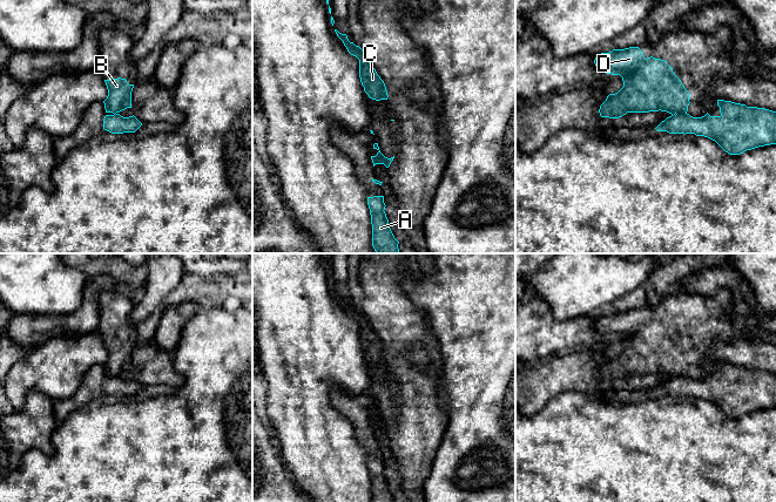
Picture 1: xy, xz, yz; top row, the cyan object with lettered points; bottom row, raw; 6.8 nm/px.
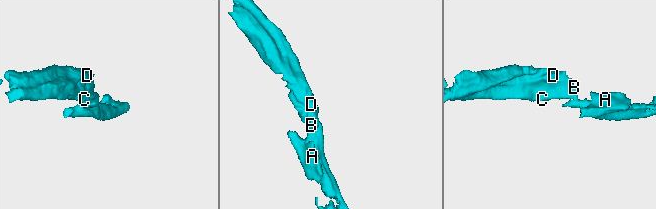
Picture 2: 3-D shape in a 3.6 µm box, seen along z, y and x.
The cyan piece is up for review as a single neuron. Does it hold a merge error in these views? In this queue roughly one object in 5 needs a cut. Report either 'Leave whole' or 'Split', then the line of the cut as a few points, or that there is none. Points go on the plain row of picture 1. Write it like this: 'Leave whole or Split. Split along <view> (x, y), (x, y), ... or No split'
Split. Split along yz (686, 375), (676, 377)

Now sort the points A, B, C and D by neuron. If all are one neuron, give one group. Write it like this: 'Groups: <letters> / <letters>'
Groups: A / B C D

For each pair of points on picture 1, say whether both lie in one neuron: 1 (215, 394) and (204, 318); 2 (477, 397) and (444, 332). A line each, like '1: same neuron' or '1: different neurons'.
1: same neuron
2: same neuron

